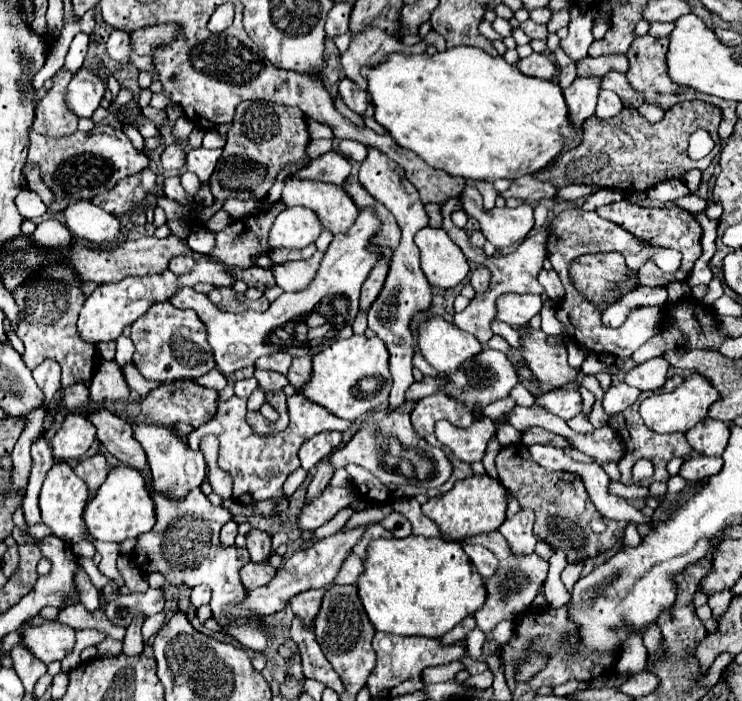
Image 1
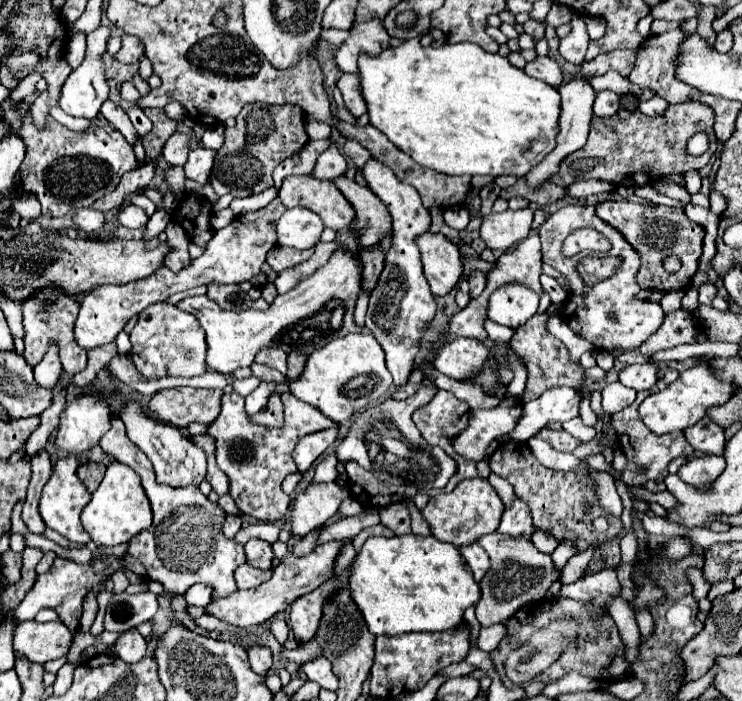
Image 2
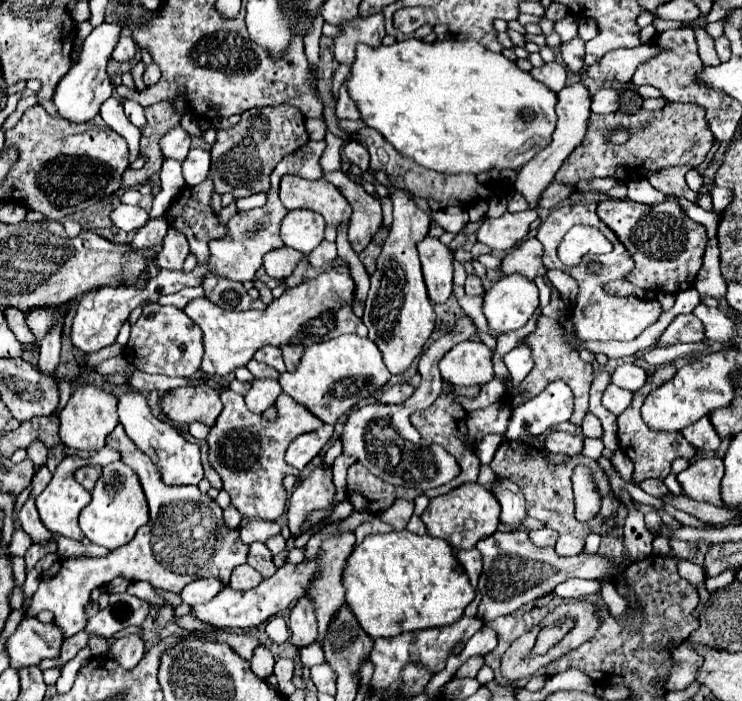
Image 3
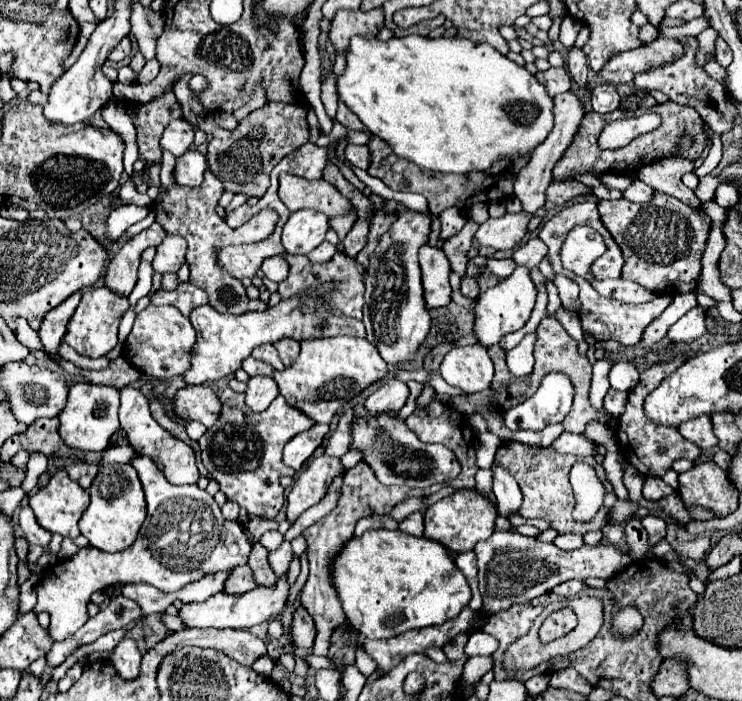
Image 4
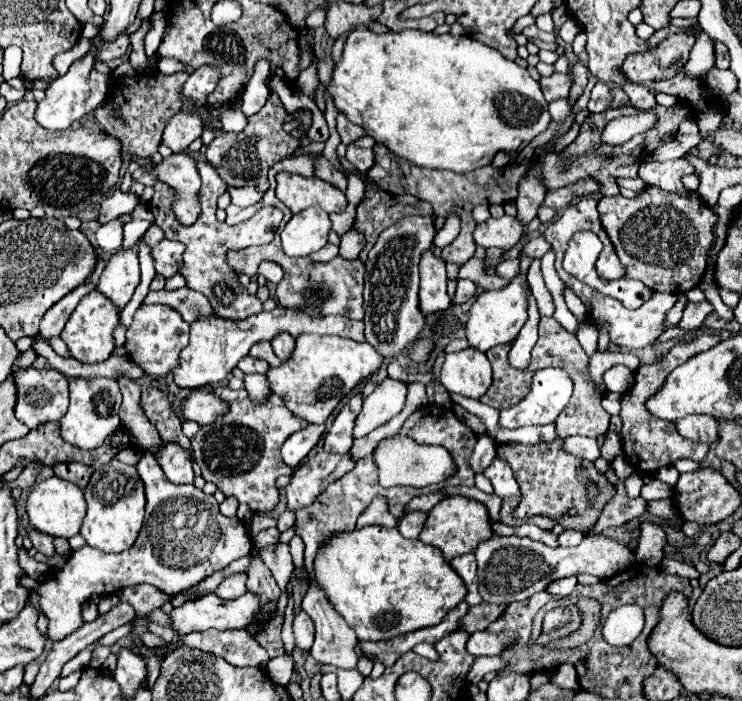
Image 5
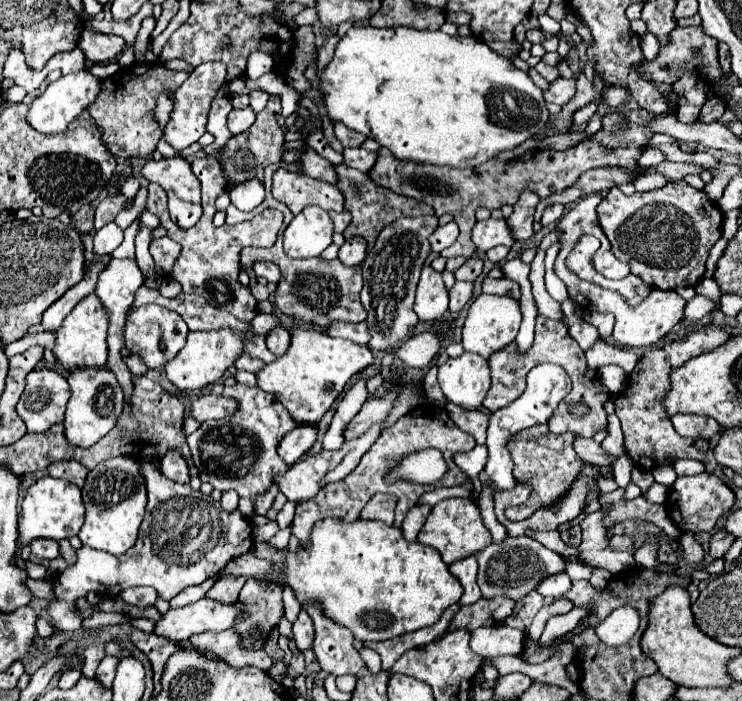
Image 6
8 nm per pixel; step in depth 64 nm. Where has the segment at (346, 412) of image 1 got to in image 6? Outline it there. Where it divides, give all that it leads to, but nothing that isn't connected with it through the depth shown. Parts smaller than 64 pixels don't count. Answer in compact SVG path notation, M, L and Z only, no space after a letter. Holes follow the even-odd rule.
M292 330L292 344L288 352L272 364L260 370L258 386L264 392L274 394L290 412L290 416L304 424L318 424L322 416L332 408L336 398L344 394L352 376L374 364L374 354L368 346L360 346L352 340L332 338L316 330Z

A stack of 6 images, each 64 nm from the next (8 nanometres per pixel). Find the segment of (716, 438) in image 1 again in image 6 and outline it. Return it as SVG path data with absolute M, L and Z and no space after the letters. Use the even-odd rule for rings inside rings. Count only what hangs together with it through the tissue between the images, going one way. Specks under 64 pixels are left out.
M678 414L670 418L676 432L680 436L688 436L688 438L704 438L704 440L712 440L718 432L720 432L720 424L710 418L710 416L698 416L698 414Z

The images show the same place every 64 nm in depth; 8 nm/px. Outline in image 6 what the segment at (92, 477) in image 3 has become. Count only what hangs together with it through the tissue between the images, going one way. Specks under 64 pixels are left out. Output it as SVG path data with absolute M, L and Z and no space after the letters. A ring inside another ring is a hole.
M76 460L54 462L54 464L48 466L48 472L50 472L50 476L54 476L54 478L64 478L64 480L76 484L78 488L84 486L84 480L86 480L86 476L88 476L88 470L86 470L80 462L76 462Z

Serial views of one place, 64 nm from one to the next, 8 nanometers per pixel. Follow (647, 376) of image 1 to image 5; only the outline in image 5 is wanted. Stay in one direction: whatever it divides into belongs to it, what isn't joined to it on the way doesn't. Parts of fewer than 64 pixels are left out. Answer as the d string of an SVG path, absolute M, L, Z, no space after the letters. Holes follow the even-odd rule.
M614 366L604 374L604 382L610 392L624 394L634 384L634 372L626 366Z

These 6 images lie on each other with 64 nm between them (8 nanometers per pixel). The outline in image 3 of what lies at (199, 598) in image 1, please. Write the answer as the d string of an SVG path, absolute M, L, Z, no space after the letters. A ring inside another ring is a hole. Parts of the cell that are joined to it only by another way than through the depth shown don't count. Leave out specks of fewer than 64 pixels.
M198 580L198 582L188 584L180 592L180 596L182 596L182 602L192 606L192 604L204 604L204 602L212 600L216 596L216 592L220 592L218 580Z

